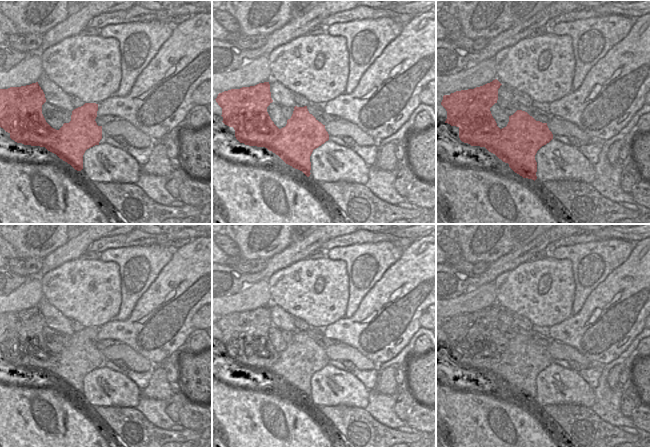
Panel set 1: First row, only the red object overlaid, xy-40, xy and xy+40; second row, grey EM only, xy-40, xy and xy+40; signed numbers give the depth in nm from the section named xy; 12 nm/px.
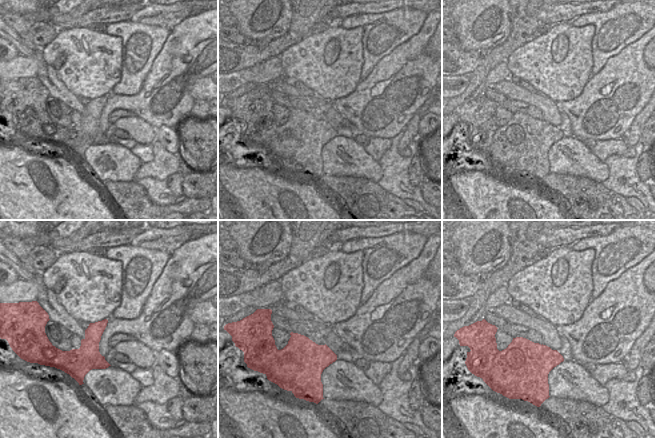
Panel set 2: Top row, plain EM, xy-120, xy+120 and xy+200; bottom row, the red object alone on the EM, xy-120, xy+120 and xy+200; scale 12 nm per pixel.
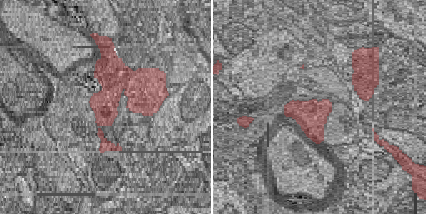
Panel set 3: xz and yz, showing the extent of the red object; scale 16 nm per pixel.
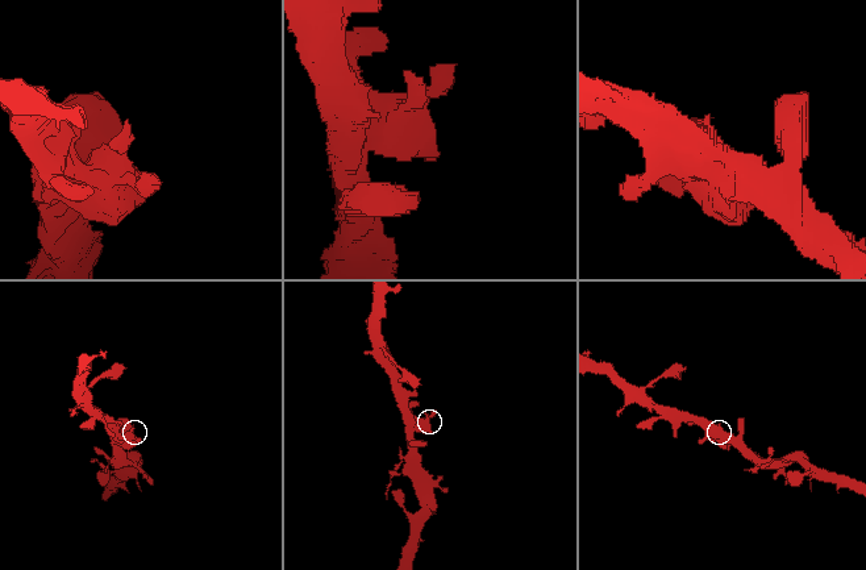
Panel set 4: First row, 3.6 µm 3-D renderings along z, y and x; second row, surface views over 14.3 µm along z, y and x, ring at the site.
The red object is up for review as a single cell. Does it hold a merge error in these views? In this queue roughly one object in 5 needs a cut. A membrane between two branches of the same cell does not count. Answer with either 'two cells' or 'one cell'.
one cell

